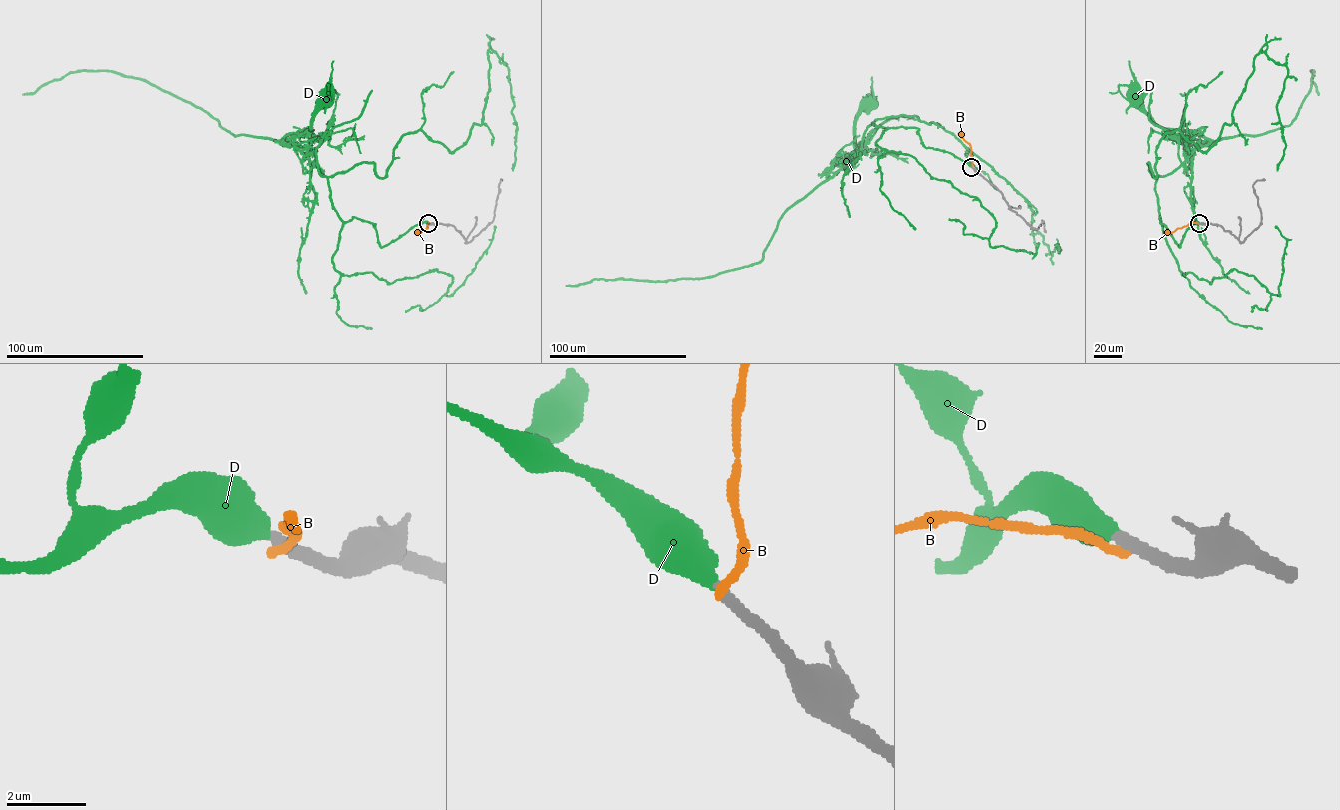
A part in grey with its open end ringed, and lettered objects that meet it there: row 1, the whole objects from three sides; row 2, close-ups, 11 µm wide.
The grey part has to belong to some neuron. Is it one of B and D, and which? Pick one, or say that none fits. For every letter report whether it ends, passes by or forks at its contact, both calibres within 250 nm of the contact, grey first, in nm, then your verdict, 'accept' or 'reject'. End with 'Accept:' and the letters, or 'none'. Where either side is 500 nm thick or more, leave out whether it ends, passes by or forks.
B: it ends; calibres 360 and 240 nm; reject
D: it ends; calibres 320 and 480 nm; accept
Accept: D

